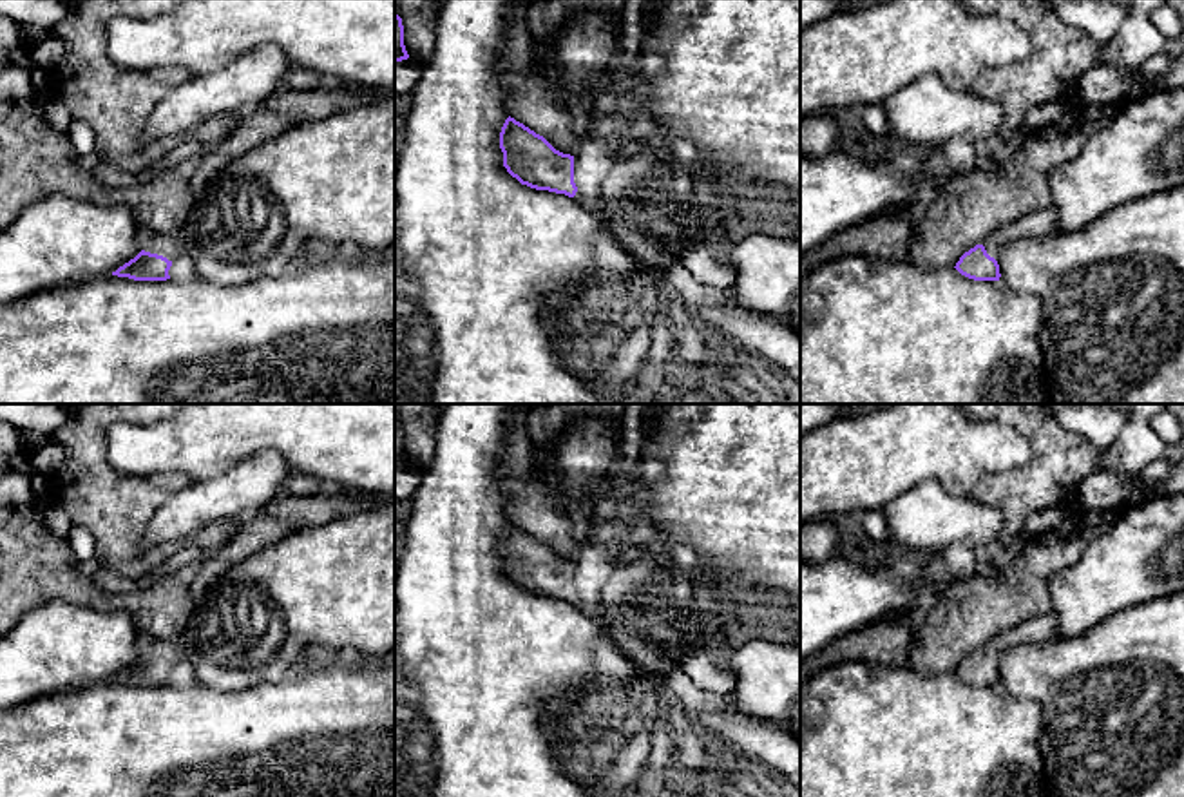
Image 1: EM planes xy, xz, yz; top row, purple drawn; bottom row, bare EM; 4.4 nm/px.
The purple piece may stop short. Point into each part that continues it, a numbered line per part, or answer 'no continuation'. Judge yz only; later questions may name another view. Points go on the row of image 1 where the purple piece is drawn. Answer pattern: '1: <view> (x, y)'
1: yz (1038, 223)

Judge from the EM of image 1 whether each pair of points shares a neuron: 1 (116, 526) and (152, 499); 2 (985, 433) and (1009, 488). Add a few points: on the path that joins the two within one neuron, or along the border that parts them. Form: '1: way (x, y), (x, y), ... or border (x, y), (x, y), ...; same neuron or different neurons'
1: way (125, 517), (143, 499); same neuron
2: border (1031, 444), (1025, 464), (989, 471), (967, 495); different neurons

